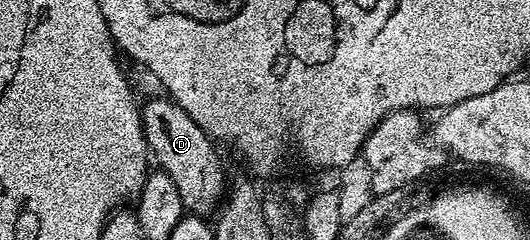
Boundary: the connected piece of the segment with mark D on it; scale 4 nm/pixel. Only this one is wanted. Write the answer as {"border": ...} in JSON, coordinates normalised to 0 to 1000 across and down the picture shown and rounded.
{"border":[[[309,396],[300,400],[291,408],[289,421],[270,425],[264,463],[272,575],[279,600],[285,667],[292,683],[296,671],[302,683],[296,688],[300,717],[321,729],[321,746],[336,775],[336,813],[343,813],[349,875],[372,904],[391,908],[413,875],[426,817],[423,671],[415,658],[413,629],[408,625],[413,621],[409,592],[402,588],[389,546],[381,546],[381,529],[374,529],[374,513],[366,513],[366,496],[358,496],[358,479],[351,479],[351,463],[343,463],[343,446],[336,446],[330,421]]]}

